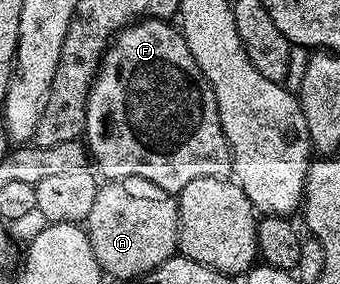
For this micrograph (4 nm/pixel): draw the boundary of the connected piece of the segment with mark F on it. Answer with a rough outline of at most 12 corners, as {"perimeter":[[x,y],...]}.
{"perimeter":[[182,32],[115,34],[87,96],[98,176],[232,176]]}

